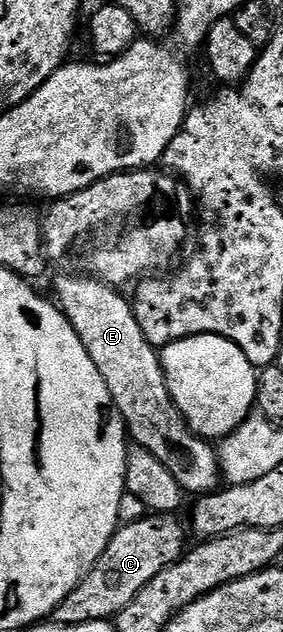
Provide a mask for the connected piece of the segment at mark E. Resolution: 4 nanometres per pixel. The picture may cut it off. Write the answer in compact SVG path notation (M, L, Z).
M68 273L55 277L55 302L70 325L74 325L74 333L78 333L82 345L86 345L90 361L102 373L102 381L106 381L106 389L110 389L110 397L114 397L114 405L124 419L129 440L149 451L178 481L181 492L189 491L192 497L211 495L222 483L217 448L209 440L192 434L188 422L174 405L170 389L166 389L160 351L146 341L131 302L124 300L117 288L100 279L73 277Z

